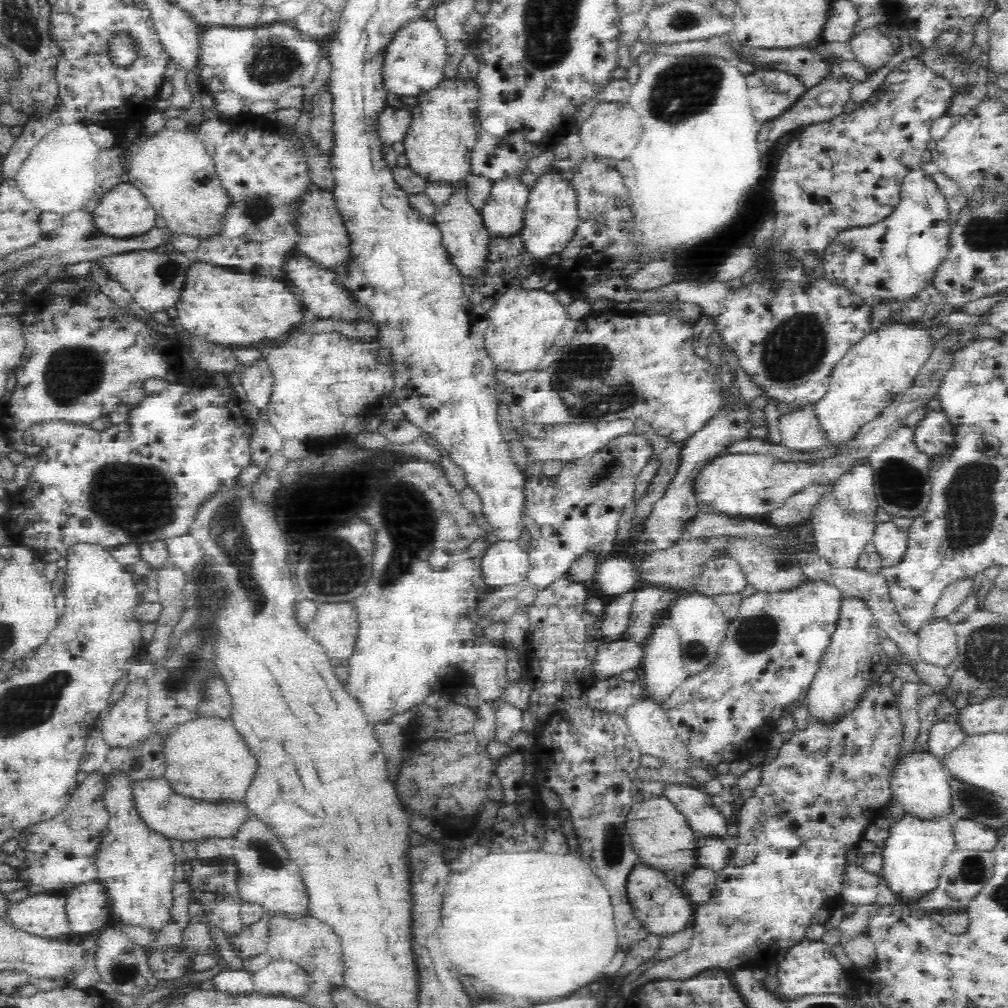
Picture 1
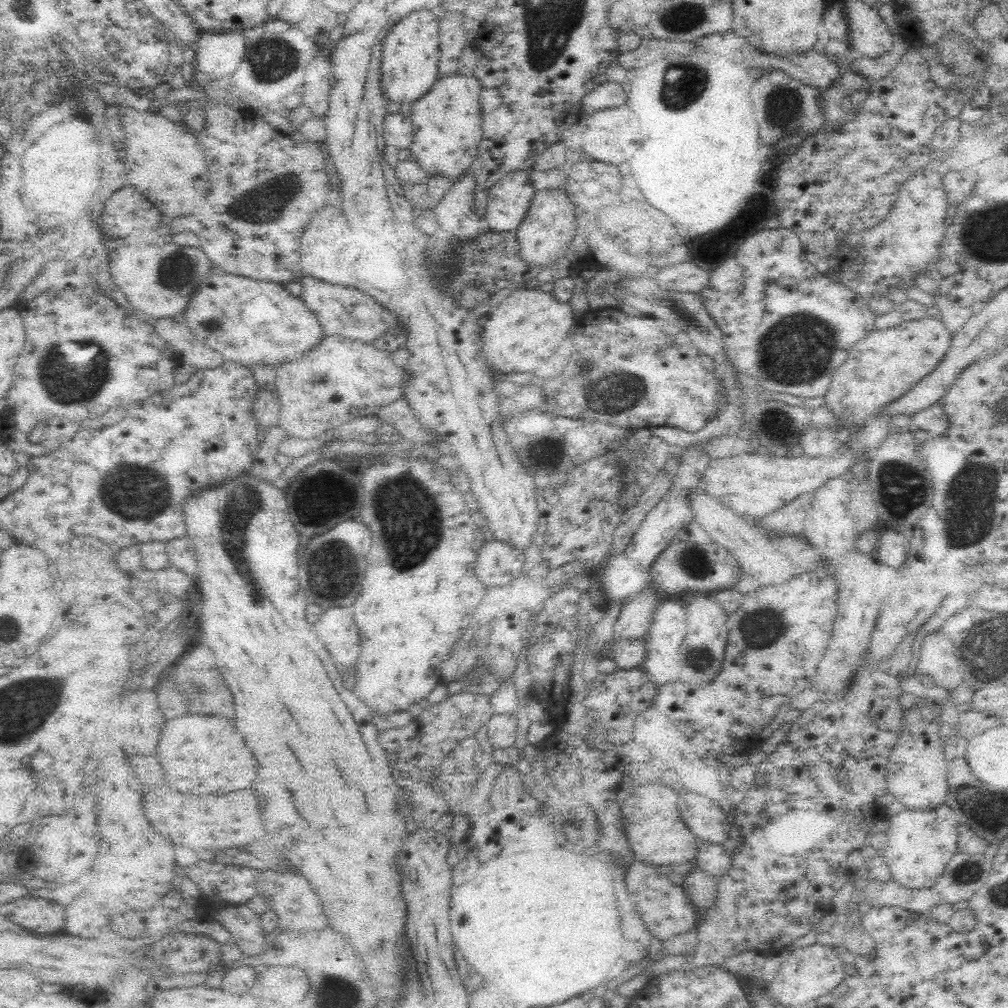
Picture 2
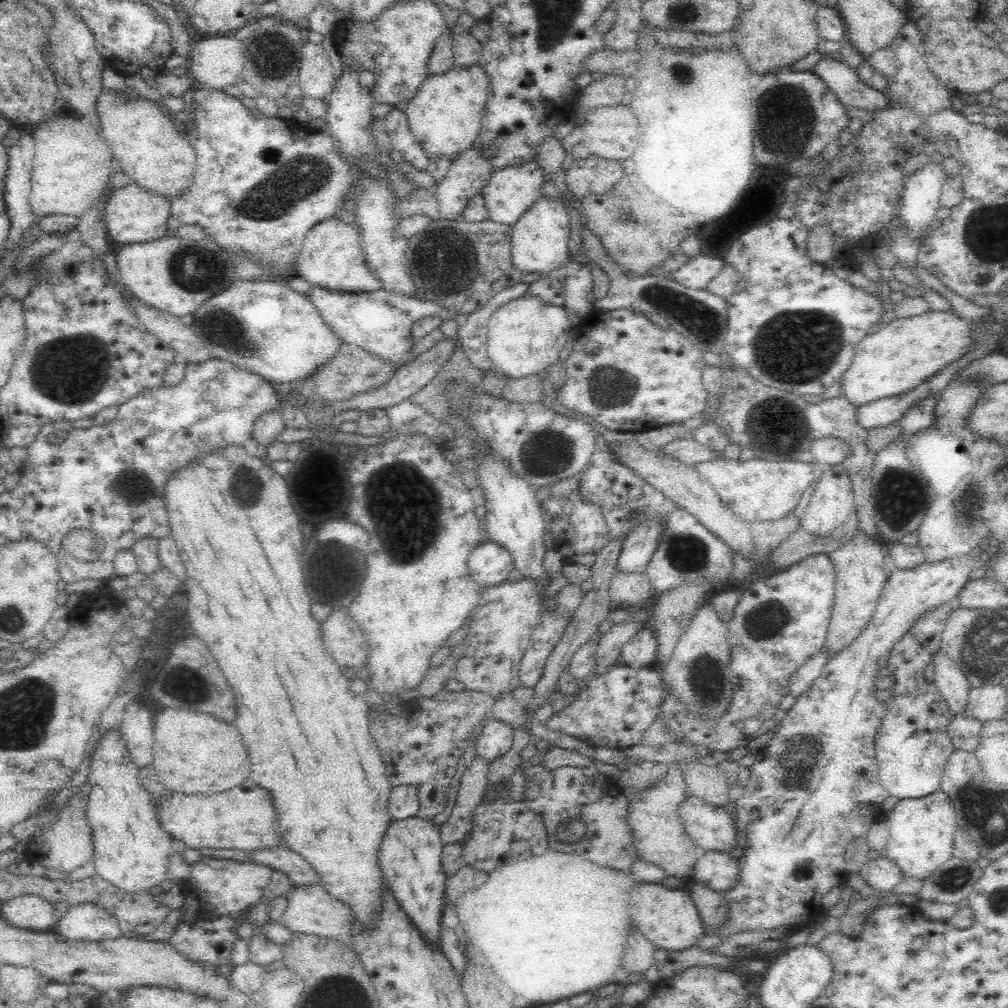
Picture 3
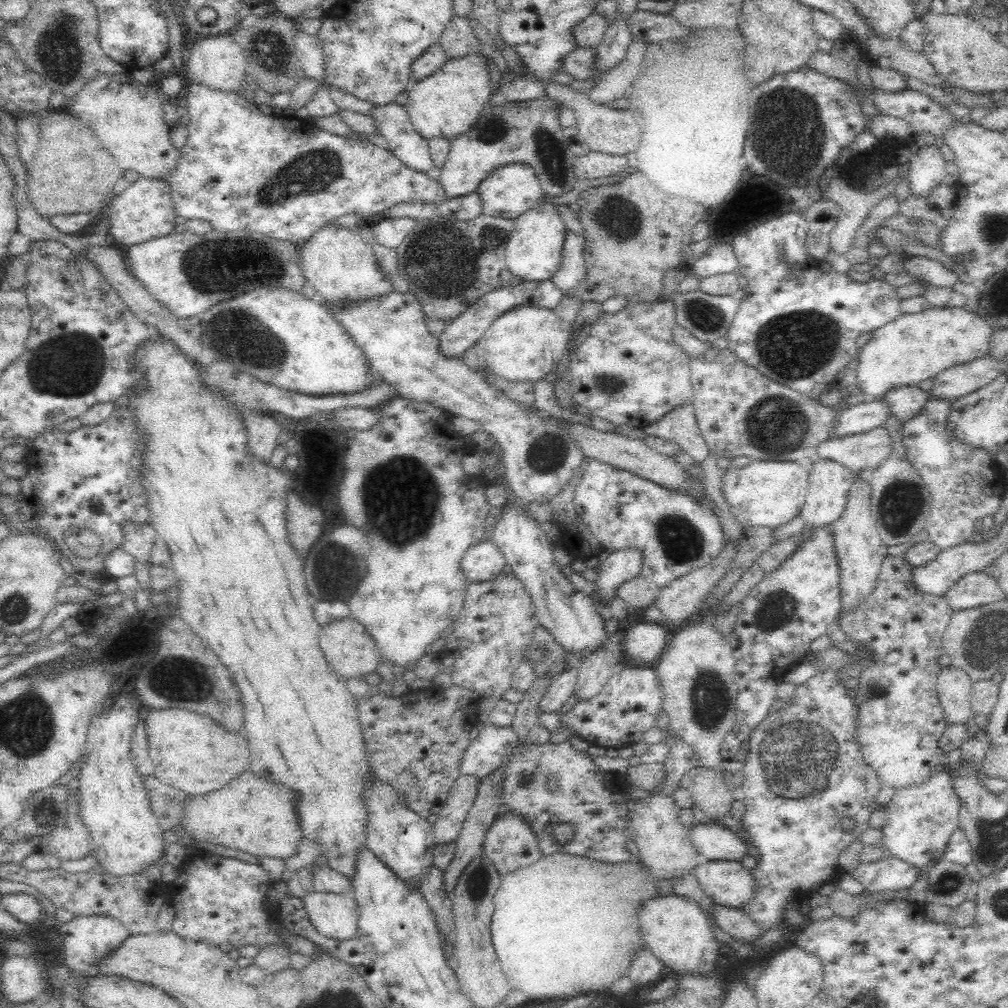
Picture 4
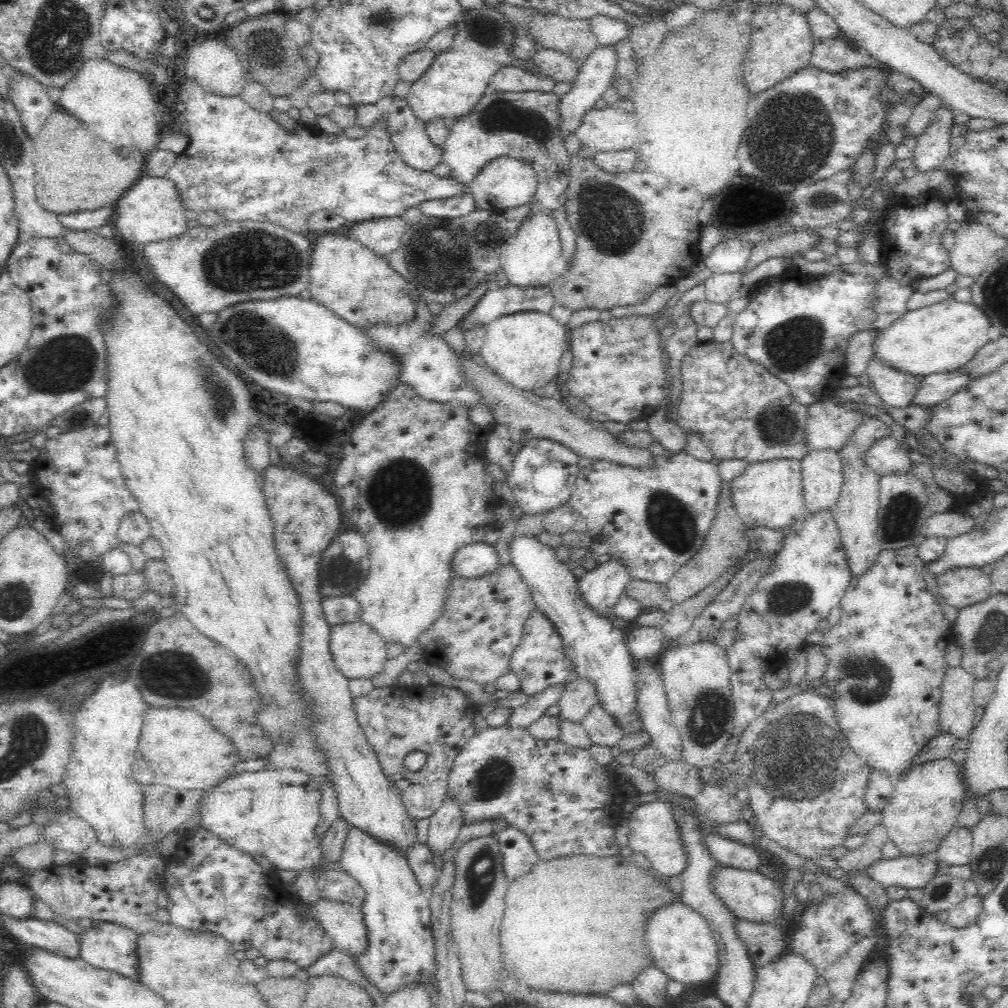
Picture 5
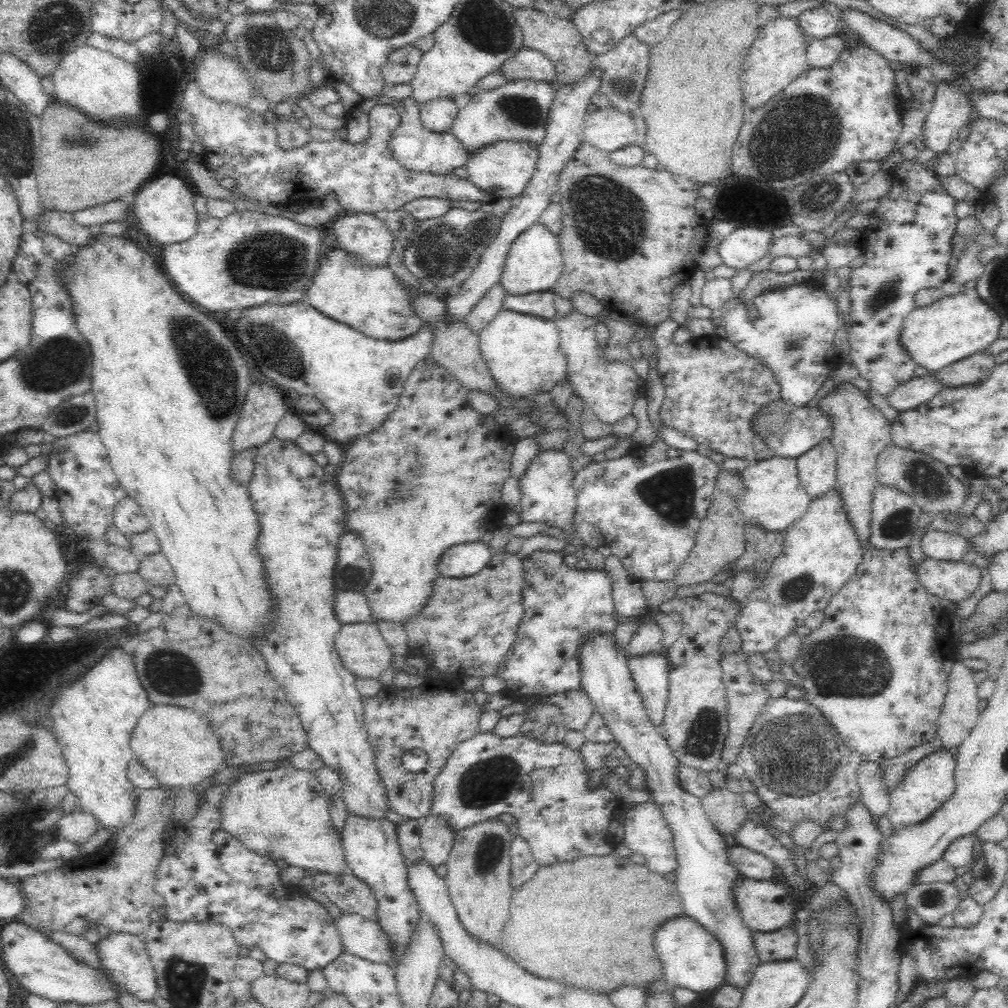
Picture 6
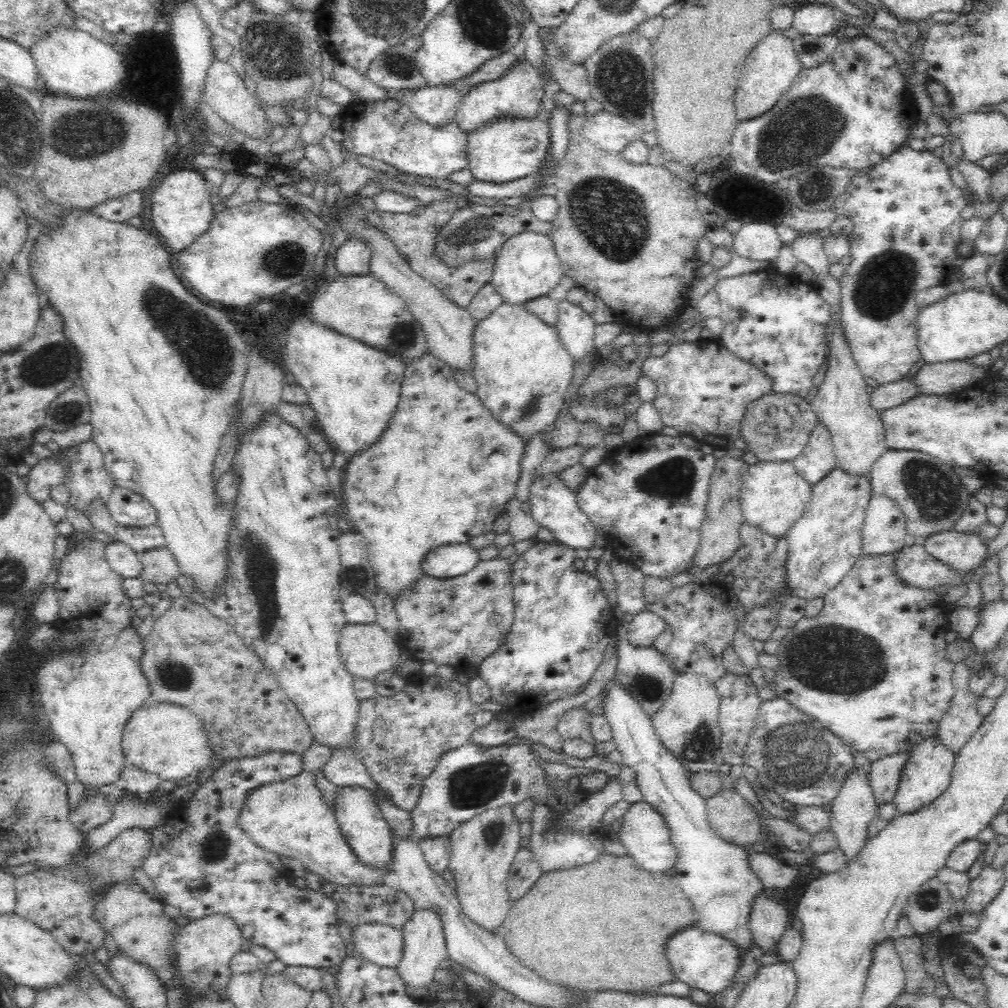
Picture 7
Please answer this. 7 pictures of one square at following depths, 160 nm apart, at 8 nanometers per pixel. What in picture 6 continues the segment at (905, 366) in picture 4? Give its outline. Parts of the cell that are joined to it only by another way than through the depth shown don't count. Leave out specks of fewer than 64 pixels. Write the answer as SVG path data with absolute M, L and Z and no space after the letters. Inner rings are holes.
M957 291L952 295L945 294L940 300L925 307L915 307L904 319L898 343L906 349L906 353L910 355L916 366L926 368L928 373L935 373L976 352L985 351L985 348L999 337L998 330L1000 330L1000 317L996 311L984 303L980 297Z

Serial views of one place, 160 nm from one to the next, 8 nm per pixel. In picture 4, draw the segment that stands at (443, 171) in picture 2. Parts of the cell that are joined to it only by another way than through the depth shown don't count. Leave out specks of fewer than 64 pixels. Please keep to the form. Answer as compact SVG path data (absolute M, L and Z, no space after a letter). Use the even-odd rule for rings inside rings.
M474 54L448 59L433 75L412 83L405 108L419 135L428 141L434 137L452 140L478 124L493 92L486 60Z

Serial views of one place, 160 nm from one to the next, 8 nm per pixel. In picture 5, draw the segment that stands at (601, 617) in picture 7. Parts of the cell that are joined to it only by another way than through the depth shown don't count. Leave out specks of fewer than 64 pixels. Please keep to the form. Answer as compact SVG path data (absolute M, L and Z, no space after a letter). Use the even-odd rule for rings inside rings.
M608 558L606 562L597 565L596 570L586 571L580 578L577 578L578 587L582 598L590 608L594 609L602 617L612 618L613 608L618 600L625 595L626 586L632 580L626 563L620 558ZM536 608L531 612L525 624L520 644L512 653L510 668L511 672L520 678L520 691L528 696L552 684L566 684L578 677L576 669L572 668L571 660L563 651L560 635L554 630L554 625Z

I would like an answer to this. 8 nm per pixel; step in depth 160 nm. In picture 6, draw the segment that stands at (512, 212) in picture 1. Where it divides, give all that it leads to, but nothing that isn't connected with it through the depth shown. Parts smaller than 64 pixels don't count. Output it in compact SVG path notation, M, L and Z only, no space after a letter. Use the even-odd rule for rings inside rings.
M500 141L489 144L472 153L466 161L467 179L478 189L490 195L490 199L510 198L525 191L536 170L539 149L528 141Z

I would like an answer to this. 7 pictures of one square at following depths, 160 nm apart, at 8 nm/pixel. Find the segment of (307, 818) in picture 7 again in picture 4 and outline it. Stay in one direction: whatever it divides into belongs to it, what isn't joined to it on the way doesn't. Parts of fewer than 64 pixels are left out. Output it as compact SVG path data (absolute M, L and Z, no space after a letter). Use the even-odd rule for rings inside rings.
M244 772L238 778L234 778L228 786L220 788L218 792L208 792L206 796L194 796L185 802L184 814L177 826L189 834L200 847L206 847L208 842L214 842L214 845L222 844L228 848L248 852L258 858L270 856L286 859L296 853L296 848L302 840L294 800L296 794L290 792L290 788L262 780L254 776L254 772Z

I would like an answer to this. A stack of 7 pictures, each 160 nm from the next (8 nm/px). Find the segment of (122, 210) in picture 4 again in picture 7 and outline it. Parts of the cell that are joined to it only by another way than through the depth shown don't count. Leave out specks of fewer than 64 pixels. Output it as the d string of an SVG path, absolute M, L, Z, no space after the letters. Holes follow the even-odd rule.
M192 170L174 172L154 186L154 193L150 198L150 220L158 238L164 240L166 246L170 246L168 248L170 254L180 253L180 250L188 248L190 242L196 240L210 226L214 212L208 192L209 185L205 182L202 174Z

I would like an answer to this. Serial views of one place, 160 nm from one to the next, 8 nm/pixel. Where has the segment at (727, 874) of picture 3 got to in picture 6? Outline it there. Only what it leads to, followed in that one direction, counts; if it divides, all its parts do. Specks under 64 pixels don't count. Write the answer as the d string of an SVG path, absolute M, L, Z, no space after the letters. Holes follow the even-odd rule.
M741 875L732 891L734 891L738 913L752 932L773 932L780 928L794 926L794 906L790 894L782 883L773 880L754 880Z

